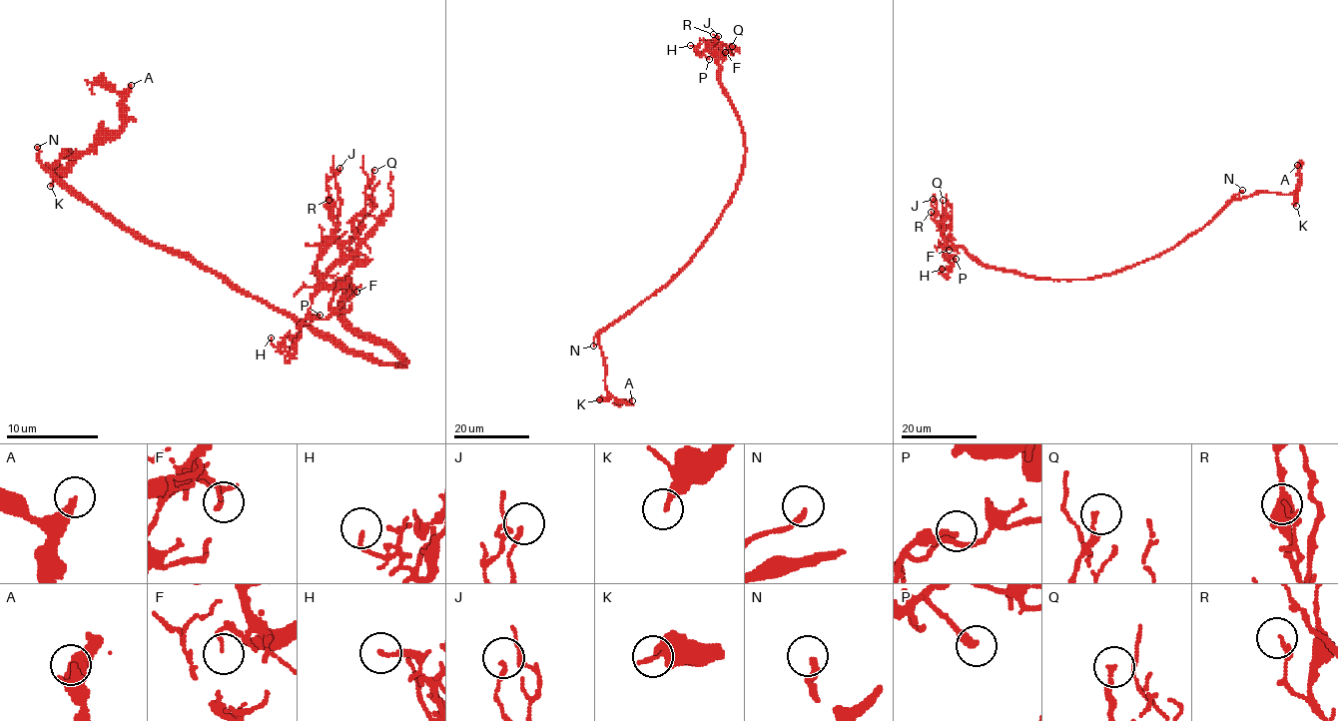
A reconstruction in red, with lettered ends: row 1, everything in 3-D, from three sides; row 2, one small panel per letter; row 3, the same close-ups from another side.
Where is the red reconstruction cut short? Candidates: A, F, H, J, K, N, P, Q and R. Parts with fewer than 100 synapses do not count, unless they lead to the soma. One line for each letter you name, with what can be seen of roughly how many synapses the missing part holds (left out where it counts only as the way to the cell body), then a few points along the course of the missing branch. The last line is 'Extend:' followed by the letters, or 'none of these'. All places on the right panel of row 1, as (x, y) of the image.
N: course (1242, 190), (1256, 185), (1274, 162), (1291, 158), (1304, 145), (1305, 131), (1323, 121), (1328, 132)
Extend: N

